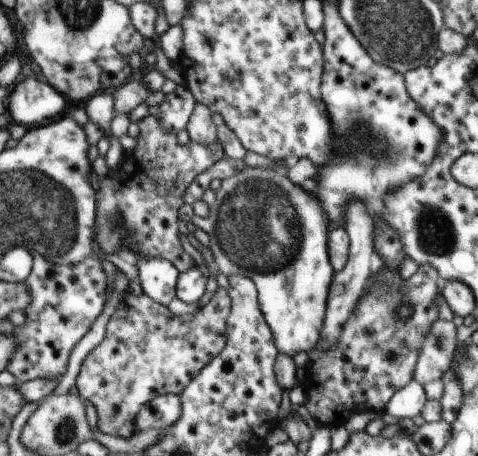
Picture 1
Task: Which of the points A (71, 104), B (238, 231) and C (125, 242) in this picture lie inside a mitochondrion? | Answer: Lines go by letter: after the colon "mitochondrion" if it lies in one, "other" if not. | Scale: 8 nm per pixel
A: other
B: mitochondrion
C: other

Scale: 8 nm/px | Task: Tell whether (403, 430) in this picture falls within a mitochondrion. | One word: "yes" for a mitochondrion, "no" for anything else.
no

